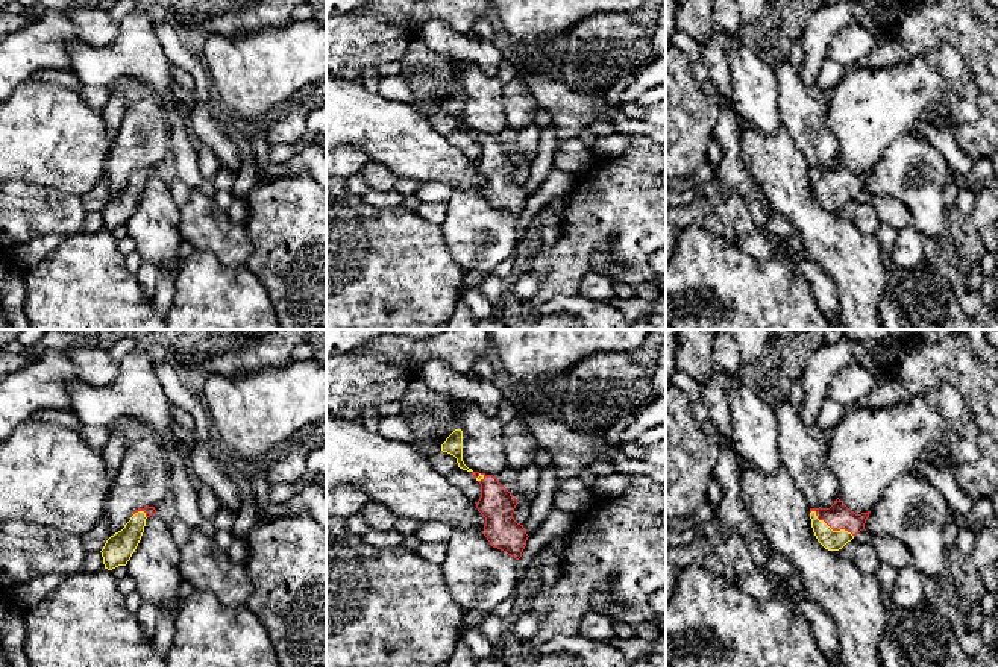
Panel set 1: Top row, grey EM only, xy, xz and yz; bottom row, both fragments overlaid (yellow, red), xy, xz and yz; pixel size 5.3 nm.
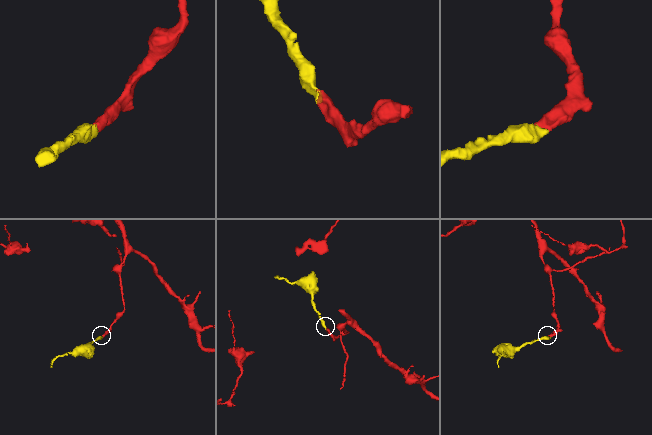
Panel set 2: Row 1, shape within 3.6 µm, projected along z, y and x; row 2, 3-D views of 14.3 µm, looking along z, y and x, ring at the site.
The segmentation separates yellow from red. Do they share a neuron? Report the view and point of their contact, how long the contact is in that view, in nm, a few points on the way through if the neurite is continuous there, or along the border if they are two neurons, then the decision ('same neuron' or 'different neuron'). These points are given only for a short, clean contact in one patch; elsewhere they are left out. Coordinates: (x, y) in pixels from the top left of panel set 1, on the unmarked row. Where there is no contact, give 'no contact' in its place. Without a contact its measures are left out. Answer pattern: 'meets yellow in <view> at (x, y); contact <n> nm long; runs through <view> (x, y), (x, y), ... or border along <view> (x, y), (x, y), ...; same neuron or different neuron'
meets yellow in yz at (830, 188); contact 260 nm long; runs through yz (833, 201), (830, 188), (837, 181), (837, 176); same neuron

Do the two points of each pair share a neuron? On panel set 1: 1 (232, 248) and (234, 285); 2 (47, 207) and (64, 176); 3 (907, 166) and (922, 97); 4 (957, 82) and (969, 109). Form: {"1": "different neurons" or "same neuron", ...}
{"1": "different neurons", "2": "different neurons", "3": "different neurons", "4": "same neuron"}

